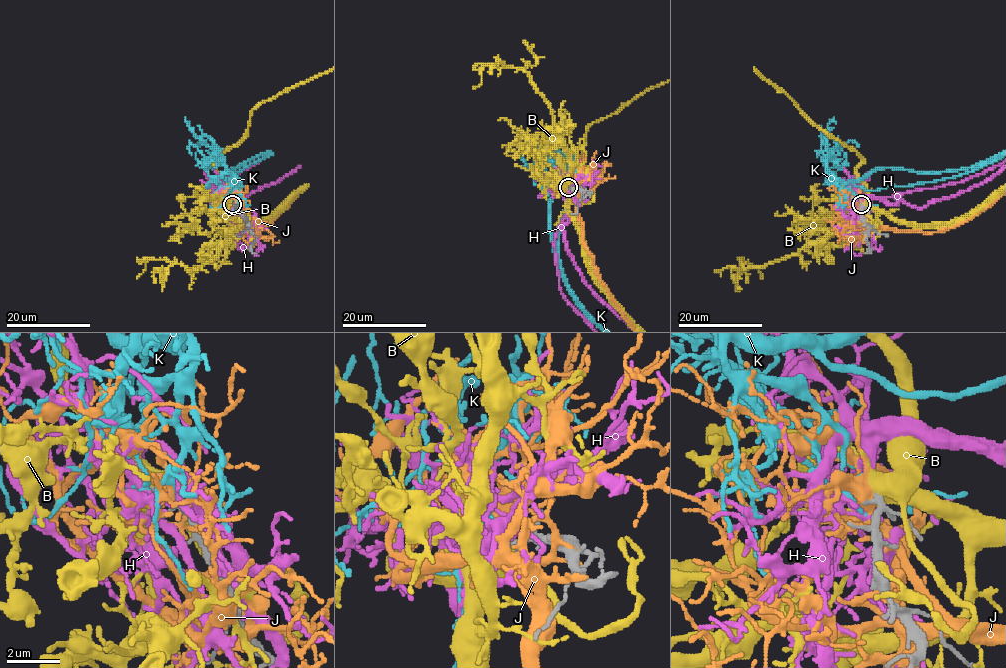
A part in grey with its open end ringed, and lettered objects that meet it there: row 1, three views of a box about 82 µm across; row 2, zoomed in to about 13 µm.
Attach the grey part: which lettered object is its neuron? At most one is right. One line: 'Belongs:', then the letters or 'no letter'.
Belongs: H

